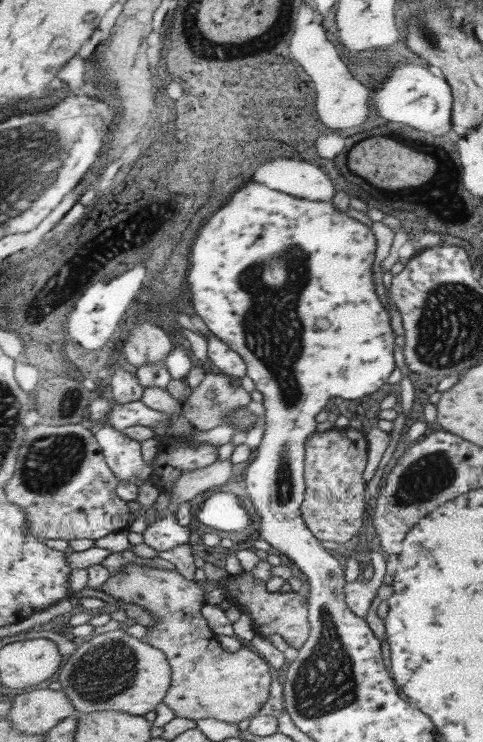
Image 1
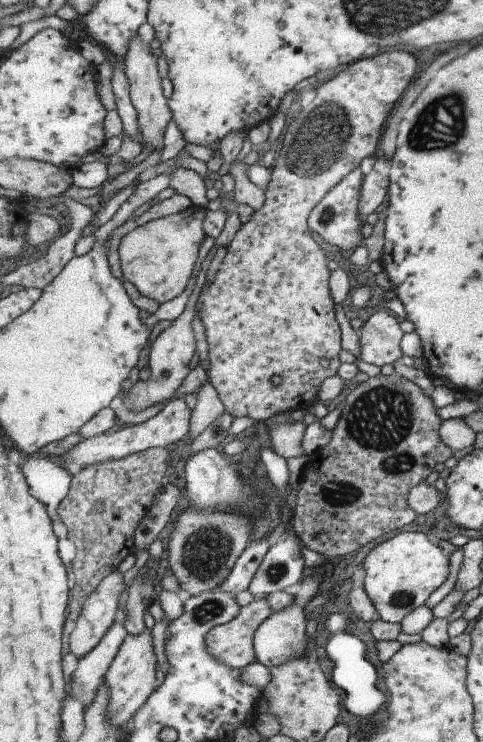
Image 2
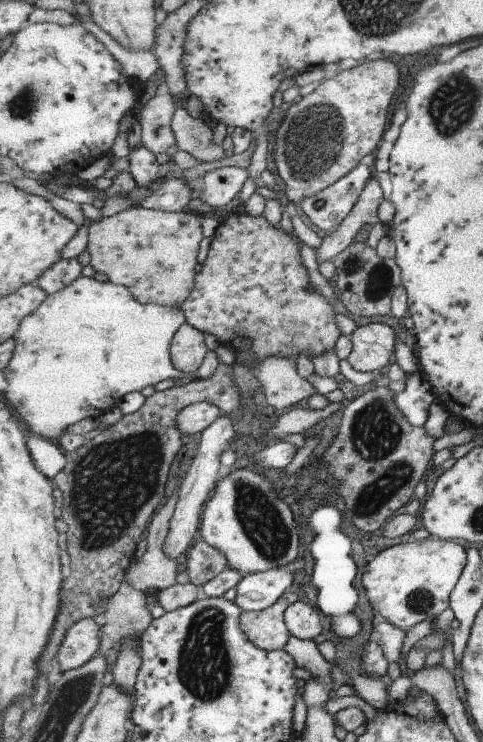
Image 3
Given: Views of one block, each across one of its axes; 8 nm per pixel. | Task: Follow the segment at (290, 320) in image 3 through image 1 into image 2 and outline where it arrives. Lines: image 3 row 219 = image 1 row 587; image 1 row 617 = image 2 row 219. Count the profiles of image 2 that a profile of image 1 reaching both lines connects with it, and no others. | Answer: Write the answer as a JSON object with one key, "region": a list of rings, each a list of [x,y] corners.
{"region":[[[361,60],[348,65],[347,69],[337,73],[329,82],[319,84],[316,89],[316,96],[311,103],[309,100],[303,100],[303,104],[307,102],[307,106],[301,106],[299,102],[291,108],[289,118],[287,118],[287,132],[283,134],[282,146],[279,151],[279,158],[273,167],[272,181],[265,190],[266,201],[264,208],[255,211],[253,218],[242,224],[241,228],[236,232],[232,242],[227,247],[227,253],[222,261],[220,269],[212,282],[209,282],[203,291],[200,293],[201,305],[199,308],[200,319],[206,330],[206,340],[208,342],[208,358],[210,360],[210,369],[207,371],[208,380],[220,394],[223,404],[227,412],[231,412],[234,417],[248,416],[255,422],[267,422],[274,416],[287,414],[293,411],[307,410],[311,408],[319,399],[319,393],[322,384],[328,378],[337,376],[339,366],[341,366],[341,351],[343,348],[343,340],[341,340],[341,326],[337,322],[335,316],[335,304],[333,295],[330,289],[331,270],[327,268],[327,254],[323,251],[323,247],[315,242],[312,229],[310,228],[310,216],[314,208],[335,188],[348,174],[351,174],[355,169],[360,168],[360,164],[377,153],[377,146],[381,142],[383,136],[383,128],[385,122],[391,114],[391,110],[395,108],[395,104],[399,102],[399,98],[403,96],[403,92],[407,90],[407,78],[409,82],[413,80],[417,72],[417,64],[361,64]]]}

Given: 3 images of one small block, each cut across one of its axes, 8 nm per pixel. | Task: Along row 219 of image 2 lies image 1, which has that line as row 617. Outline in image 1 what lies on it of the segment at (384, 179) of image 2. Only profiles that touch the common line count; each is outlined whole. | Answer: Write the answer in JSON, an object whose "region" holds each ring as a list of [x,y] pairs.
{"region":[[[379,552],[373,555],[375,566],[375,574],[369,581],[357,580],[355,582],[347,582],[345,593],[347,593],[347,602],[349,607],[361,618],[369,616],[369,610],[373,606],[373,600],[377,596],[377,590],[383,586],[383,580],[387,576],[387,562],[385,556]]]}

